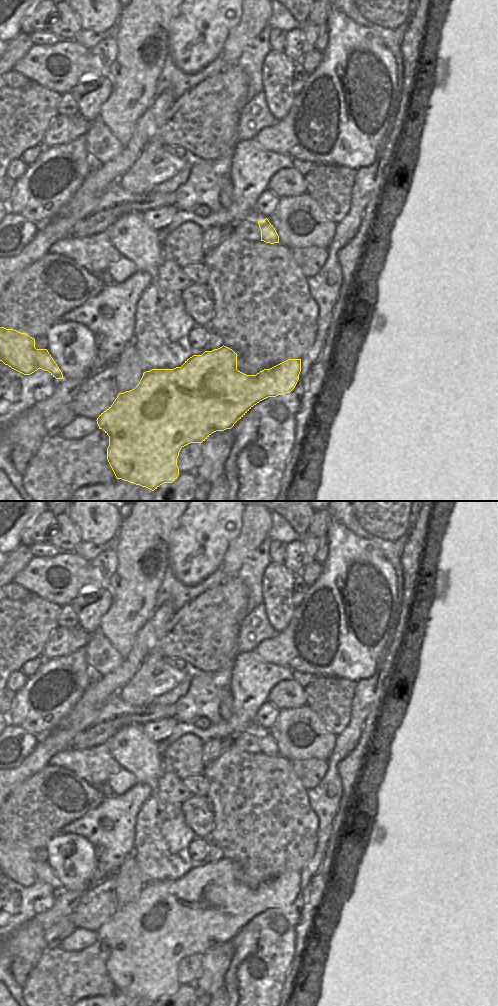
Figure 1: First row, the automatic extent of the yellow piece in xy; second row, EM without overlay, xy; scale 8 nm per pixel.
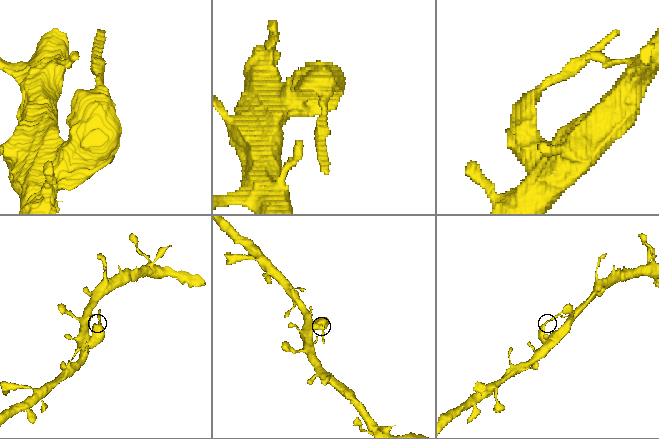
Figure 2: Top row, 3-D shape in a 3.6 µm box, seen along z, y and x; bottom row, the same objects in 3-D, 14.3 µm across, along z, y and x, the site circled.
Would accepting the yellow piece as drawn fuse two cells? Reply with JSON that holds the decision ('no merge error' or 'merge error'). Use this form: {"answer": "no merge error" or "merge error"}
{"answer": "merge error"}

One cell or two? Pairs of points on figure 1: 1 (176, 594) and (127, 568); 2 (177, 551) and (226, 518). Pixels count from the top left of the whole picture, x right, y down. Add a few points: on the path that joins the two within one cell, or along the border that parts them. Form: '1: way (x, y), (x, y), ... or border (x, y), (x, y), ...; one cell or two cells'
1: border (168, 566), (157, 592), (154, 606); two cells
2: way (189, 548), (214, 523); one cell

